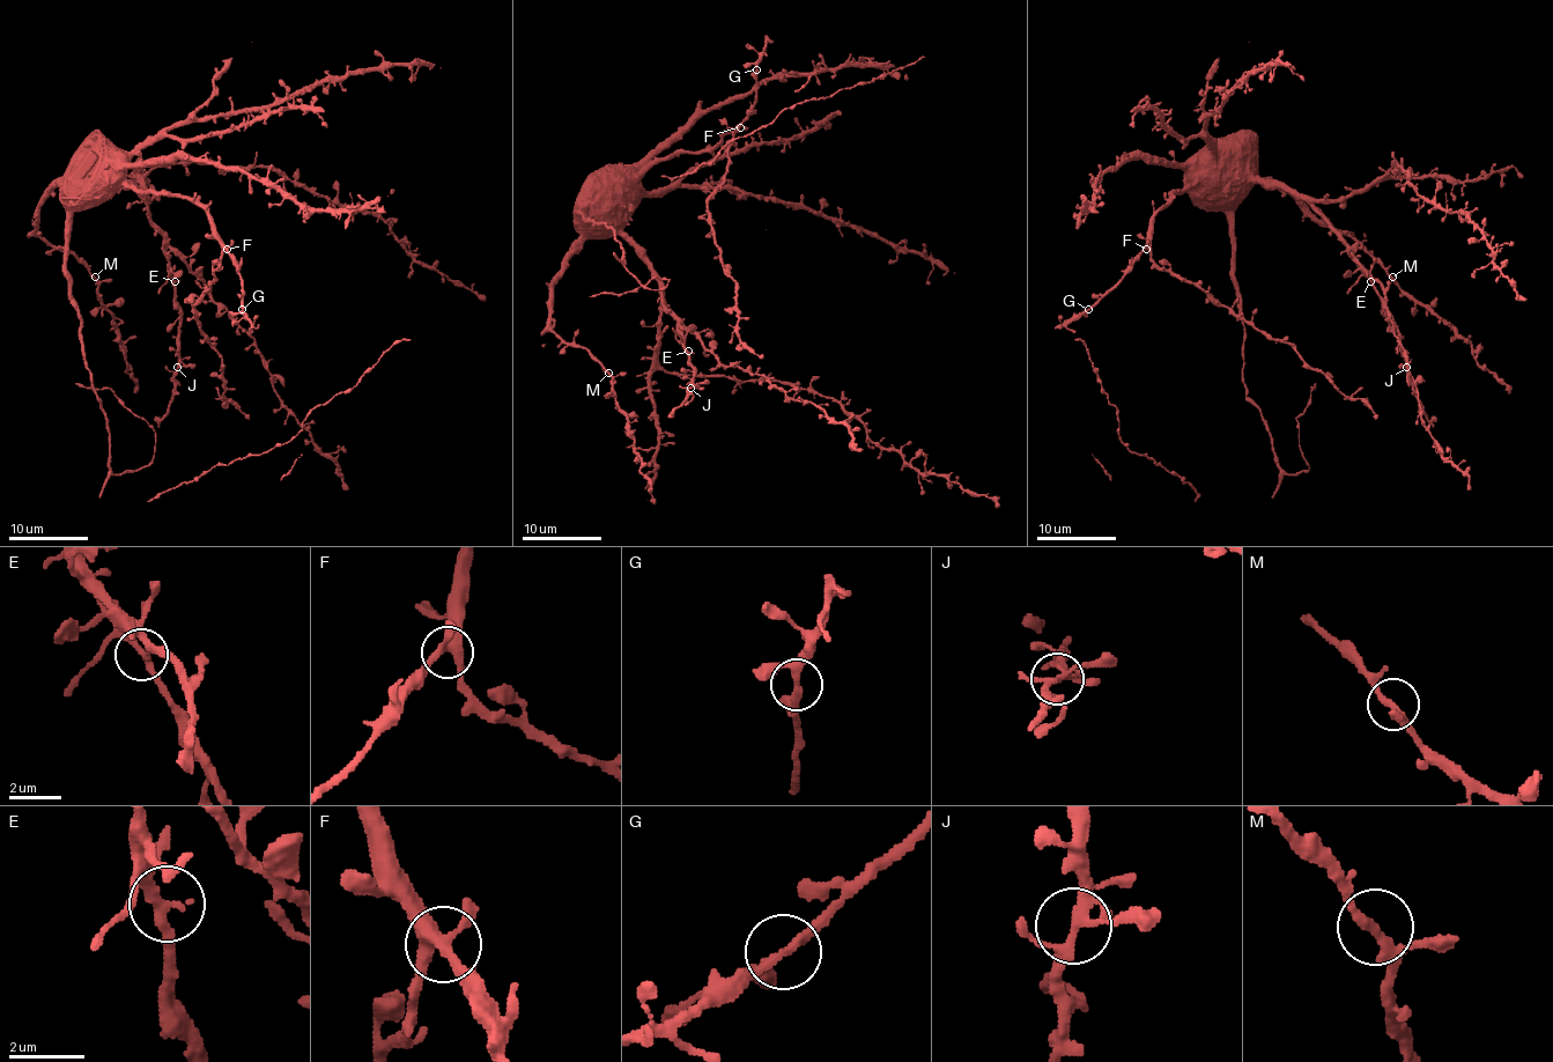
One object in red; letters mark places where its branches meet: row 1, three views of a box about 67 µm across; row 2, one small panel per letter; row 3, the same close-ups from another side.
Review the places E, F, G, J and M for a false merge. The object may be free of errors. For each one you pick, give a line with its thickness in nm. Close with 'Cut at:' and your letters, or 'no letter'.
Cut at: no letter

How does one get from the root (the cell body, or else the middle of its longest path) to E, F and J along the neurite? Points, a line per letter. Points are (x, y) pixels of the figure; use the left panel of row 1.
E: (66, 268), (68, 215), (104, 181), (118, 181), (145, 199), (175, 281)
F: (66, 268), (66, 221), (76, 209), (98, 205), (120, 185), (192, 197), (208, 213), (213, 233), (227, 249)
J: (66, 268), (68, 215), (104, 181), (128, 183), (145, 199), (148, 221), (162, 237), (178, 311), (176, 367)

